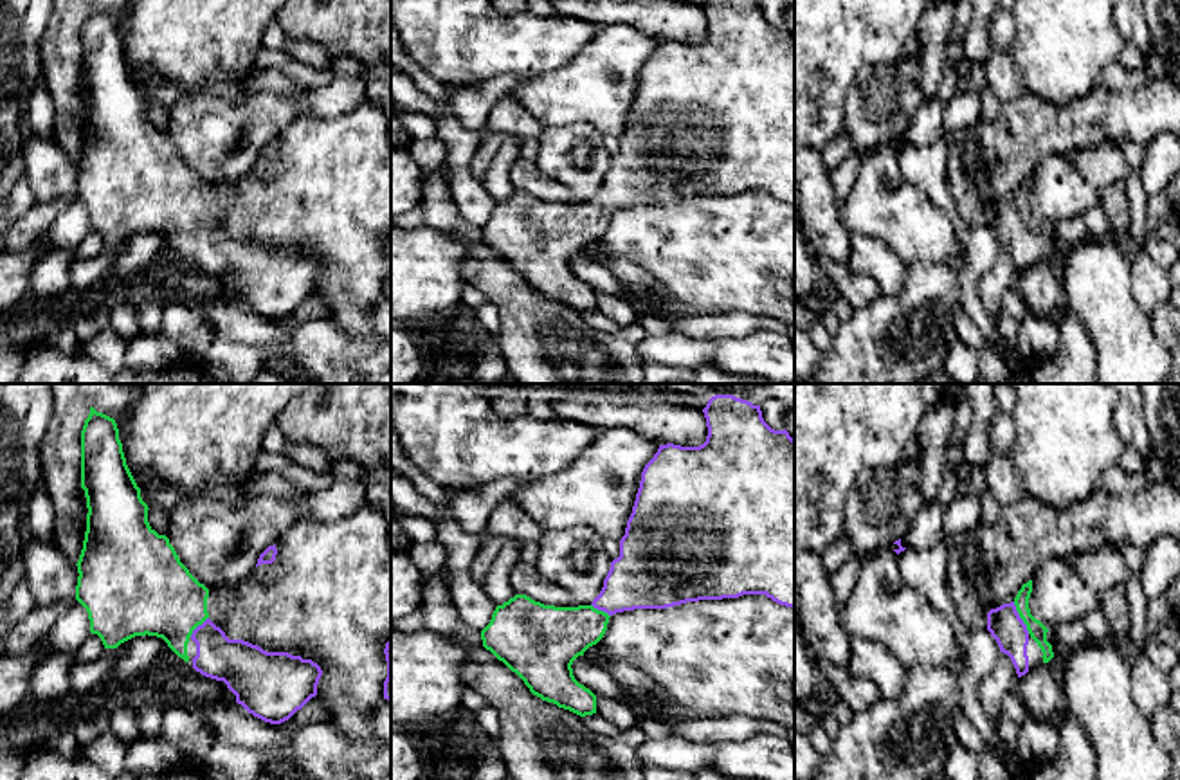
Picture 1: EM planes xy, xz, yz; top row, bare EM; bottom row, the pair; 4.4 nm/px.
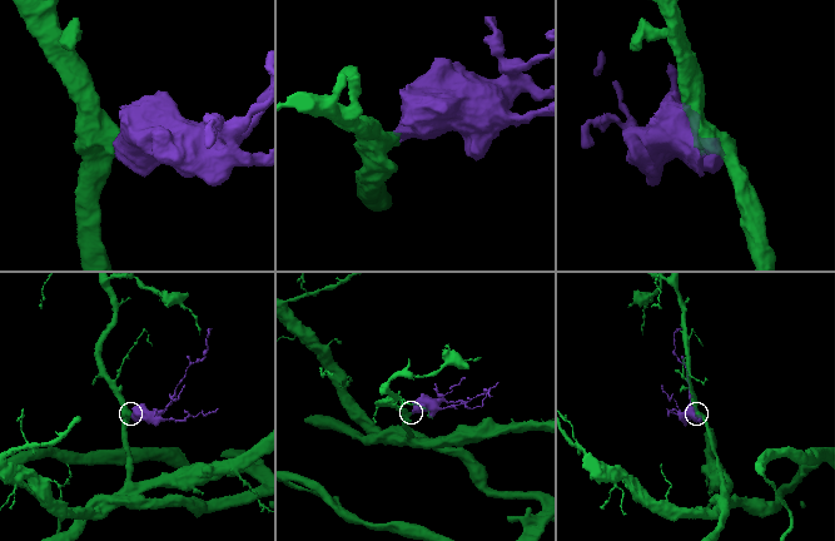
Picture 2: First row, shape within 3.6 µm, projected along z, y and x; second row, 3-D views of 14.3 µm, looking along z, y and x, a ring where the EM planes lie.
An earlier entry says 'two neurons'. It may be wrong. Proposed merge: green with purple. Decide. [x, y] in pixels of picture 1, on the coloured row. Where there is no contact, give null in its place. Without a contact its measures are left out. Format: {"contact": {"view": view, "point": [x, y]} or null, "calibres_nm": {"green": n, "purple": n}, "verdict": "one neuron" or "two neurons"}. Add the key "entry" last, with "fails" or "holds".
{"contact": {"view": "yz", "point": [1020, 616]}, "calibres_nm": {"green": 80, "purple": 150}, "verdict": "one neuron", "entry": "fails"}

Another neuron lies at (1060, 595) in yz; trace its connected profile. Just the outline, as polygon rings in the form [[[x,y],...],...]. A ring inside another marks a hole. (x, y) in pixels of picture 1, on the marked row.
[[[1045,558],[1032,576],[1029,598],[1030,614],[1047,629],[1047,641],[1054,656],[1061,650],[1056,629],[1063,623],[1083,620],[1099,607],[1099,594],[1077,575],[1068,558]]]

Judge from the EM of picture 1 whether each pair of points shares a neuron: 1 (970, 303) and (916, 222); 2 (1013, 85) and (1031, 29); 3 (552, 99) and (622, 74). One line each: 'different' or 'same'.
1: different
2: different
3: same

